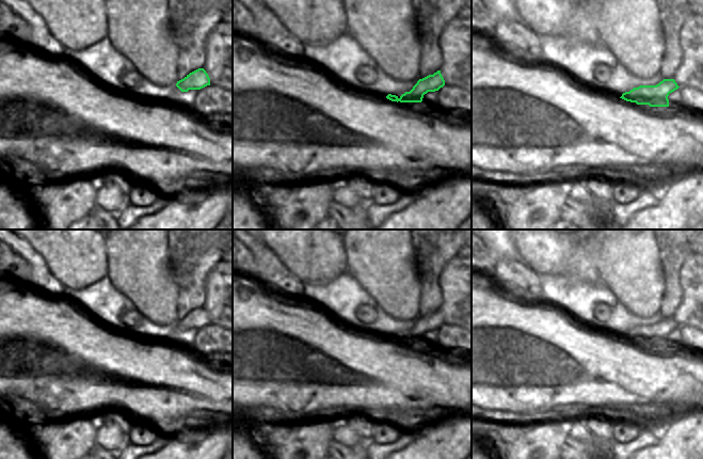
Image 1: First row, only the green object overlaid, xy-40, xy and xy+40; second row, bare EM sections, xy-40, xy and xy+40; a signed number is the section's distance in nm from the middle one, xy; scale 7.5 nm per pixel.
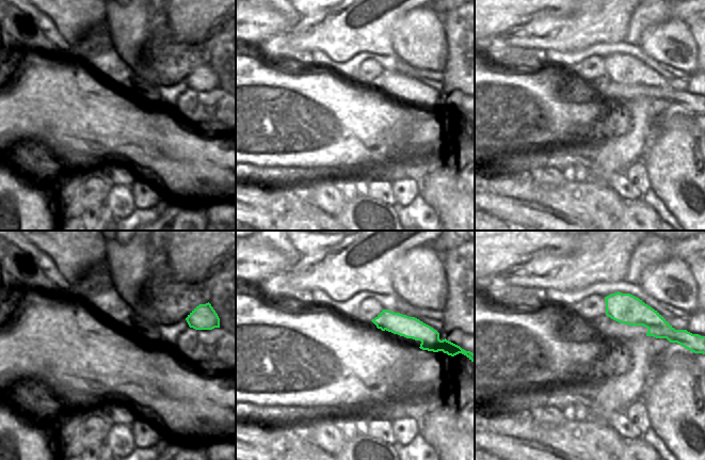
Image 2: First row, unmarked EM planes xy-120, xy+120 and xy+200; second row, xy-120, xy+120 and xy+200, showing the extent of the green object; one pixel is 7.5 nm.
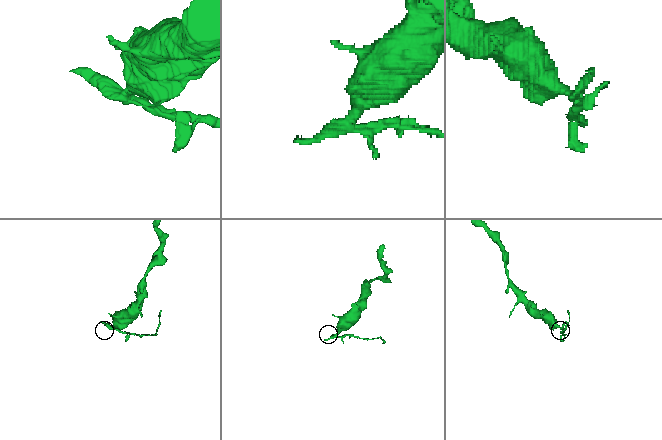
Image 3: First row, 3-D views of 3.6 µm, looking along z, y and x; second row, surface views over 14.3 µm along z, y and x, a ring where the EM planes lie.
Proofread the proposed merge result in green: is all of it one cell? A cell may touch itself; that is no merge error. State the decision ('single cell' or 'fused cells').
fused cells

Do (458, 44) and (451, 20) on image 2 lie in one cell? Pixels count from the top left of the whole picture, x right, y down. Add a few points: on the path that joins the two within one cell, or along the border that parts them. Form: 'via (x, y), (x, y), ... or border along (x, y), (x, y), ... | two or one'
via (458, 38), (457, 26) | one

